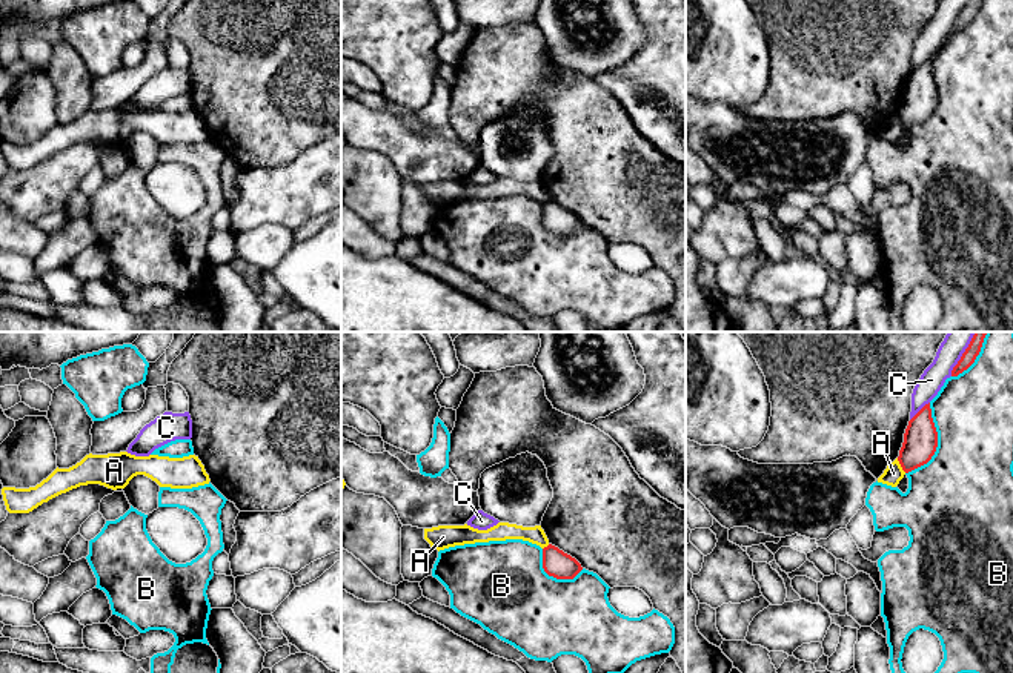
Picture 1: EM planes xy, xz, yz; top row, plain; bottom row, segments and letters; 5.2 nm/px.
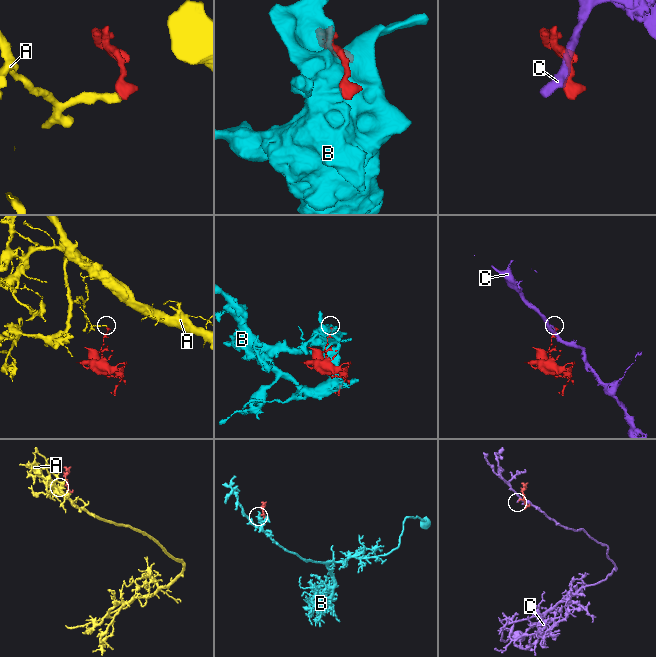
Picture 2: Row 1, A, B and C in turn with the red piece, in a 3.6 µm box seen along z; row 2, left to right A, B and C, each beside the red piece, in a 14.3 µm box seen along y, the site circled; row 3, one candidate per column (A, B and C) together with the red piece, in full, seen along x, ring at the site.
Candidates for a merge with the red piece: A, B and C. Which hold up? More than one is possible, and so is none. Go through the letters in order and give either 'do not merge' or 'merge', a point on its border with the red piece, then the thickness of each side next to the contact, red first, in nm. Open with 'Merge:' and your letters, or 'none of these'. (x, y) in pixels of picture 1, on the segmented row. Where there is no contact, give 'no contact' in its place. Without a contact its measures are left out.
Merge: none of these
A: do not merge; contact yz (901, 466); calibres 180 and 100 nm
B: do not merge; contact yz (936, 443); calibres 180 and 440 nm
C: do not merge; contact yz (920, 411); calibres 180 and 120 nm

